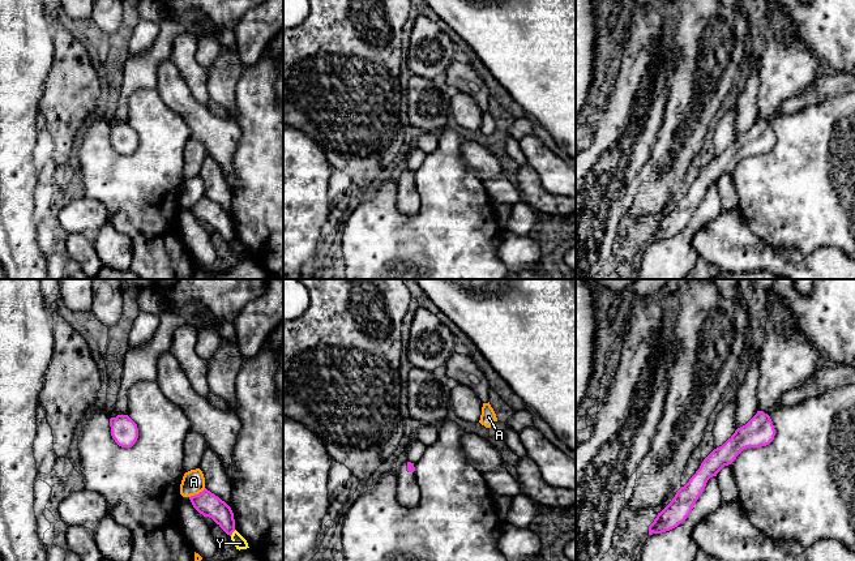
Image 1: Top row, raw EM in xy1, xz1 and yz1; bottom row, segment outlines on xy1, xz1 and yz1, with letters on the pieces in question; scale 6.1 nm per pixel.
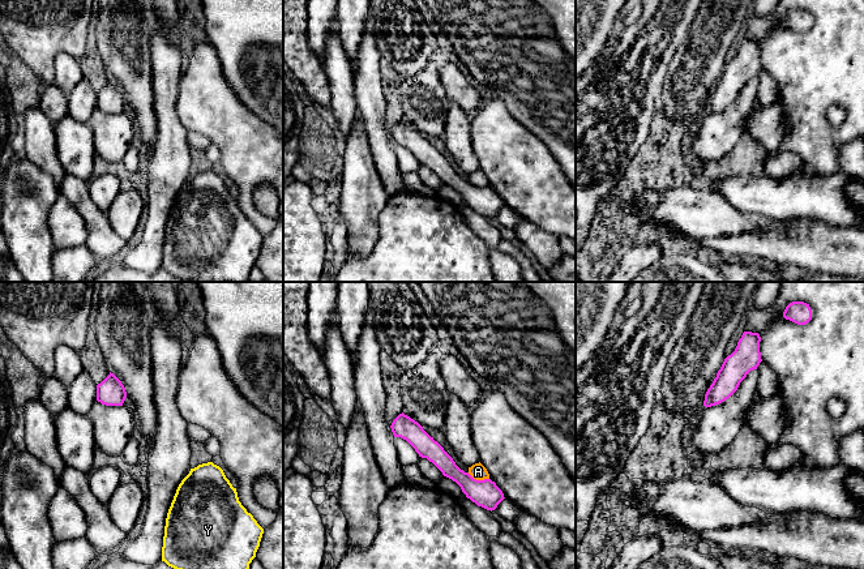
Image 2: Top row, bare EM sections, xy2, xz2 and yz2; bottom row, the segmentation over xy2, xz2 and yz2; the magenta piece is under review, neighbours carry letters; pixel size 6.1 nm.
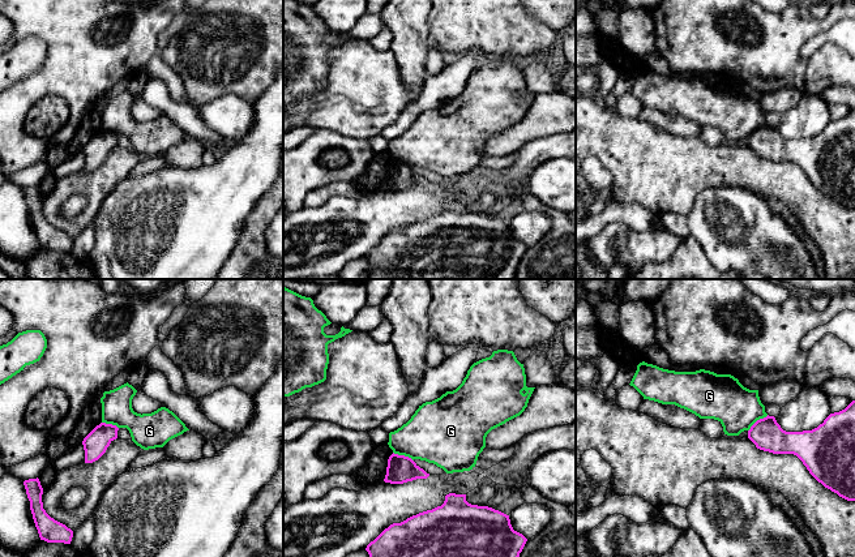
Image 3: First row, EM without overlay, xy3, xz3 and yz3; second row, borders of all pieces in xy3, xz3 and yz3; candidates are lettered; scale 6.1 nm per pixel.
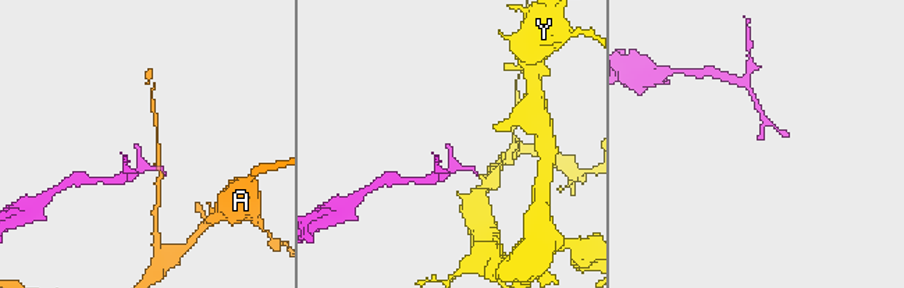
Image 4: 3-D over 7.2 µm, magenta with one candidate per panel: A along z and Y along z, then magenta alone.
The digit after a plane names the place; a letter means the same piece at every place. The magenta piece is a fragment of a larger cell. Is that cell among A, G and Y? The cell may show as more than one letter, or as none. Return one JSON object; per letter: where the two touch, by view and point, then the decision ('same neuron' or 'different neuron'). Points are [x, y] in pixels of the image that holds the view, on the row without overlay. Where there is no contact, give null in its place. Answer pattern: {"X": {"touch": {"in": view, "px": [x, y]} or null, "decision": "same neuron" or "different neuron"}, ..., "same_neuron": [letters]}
{"A": {"touch": {"in": "xz2", "px": [478, 188]}, "decision": "different neuron"}, "G": {"touch": {"in": "yz3", "px": [757, 128]}, "decision": "different neuron"}, "Y": {"touch": {"in": "xy1", "px": [233, 239]}, "decision": "different neuron"}, "same_neuron": []}

